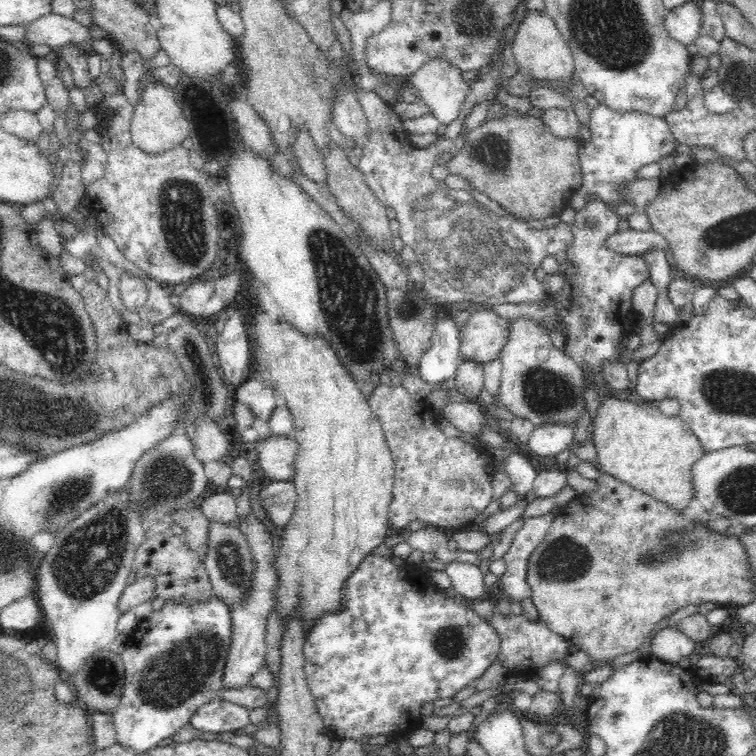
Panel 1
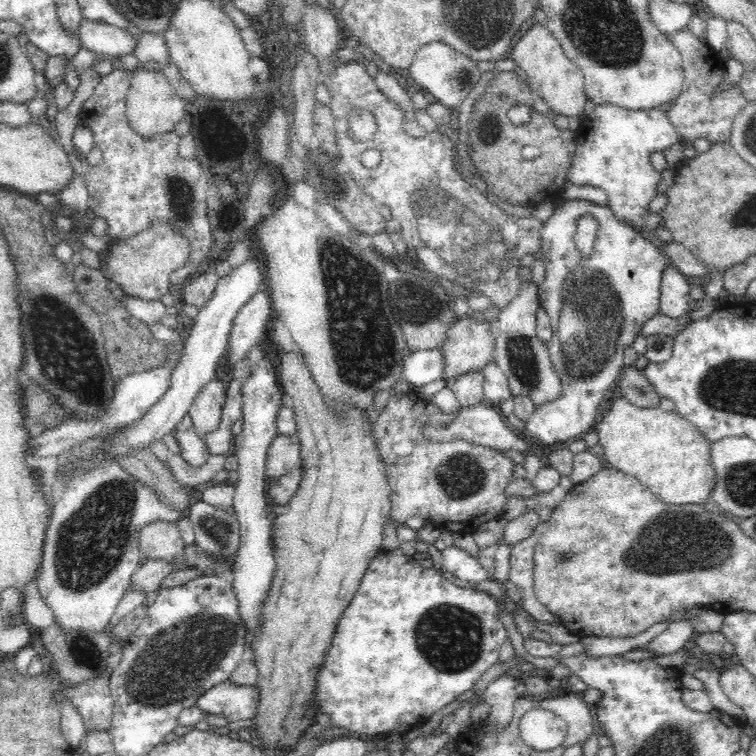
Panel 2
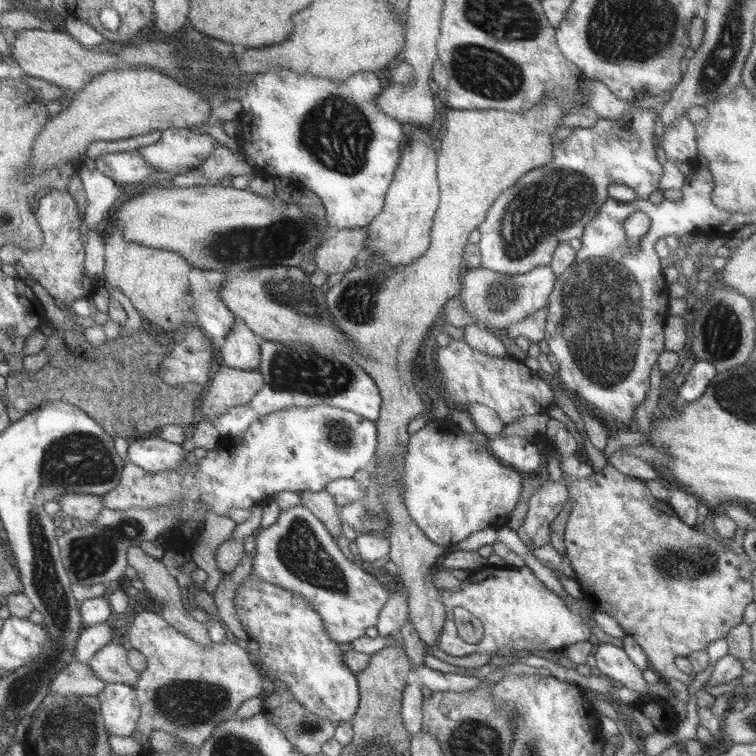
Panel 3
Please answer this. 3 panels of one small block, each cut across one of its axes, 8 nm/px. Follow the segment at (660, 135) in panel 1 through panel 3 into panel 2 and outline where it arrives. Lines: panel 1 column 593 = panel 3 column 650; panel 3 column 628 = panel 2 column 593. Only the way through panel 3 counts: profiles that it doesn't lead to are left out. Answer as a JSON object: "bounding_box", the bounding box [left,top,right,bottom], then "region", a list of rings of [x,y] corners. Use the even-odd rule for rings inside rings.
{"bounding_box":[566,105,681,236],"region":[[[597,105],[596,110],[583,120],[577,137],[579,146],[566,171],[568,181],[580,187],[600,188],[608,197],[613,216],[622,225],[648,236],[656,227],[666,227],[662,215],[650,214],[647,208],[657,195],[661,180],[660,172],[651,165],[651,155],[681,140],[667,112],[660,108],[625,110],[613,105]]]}

